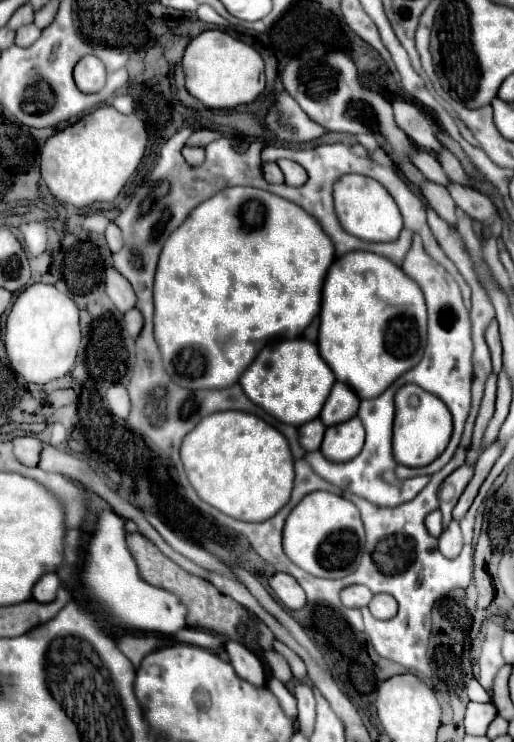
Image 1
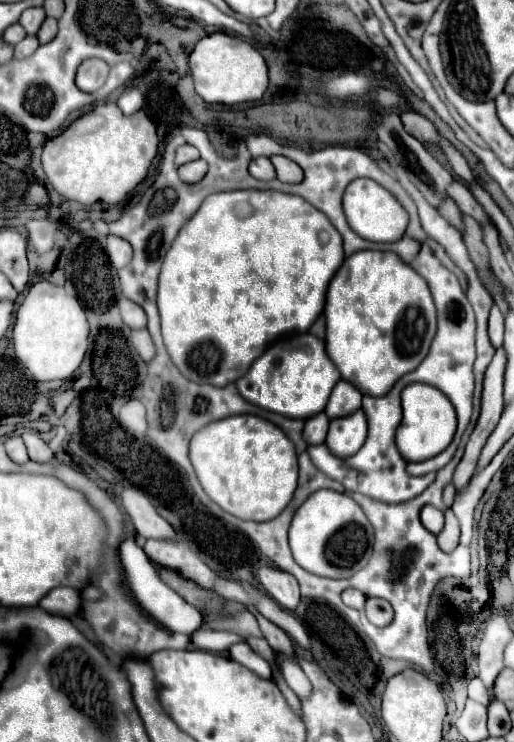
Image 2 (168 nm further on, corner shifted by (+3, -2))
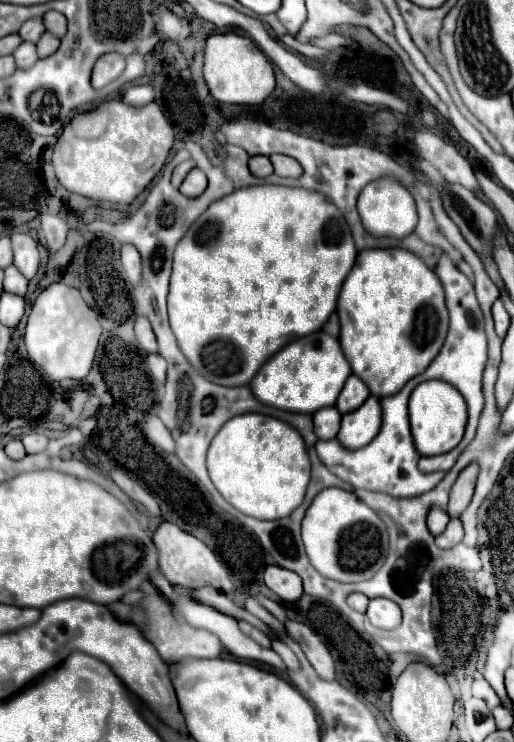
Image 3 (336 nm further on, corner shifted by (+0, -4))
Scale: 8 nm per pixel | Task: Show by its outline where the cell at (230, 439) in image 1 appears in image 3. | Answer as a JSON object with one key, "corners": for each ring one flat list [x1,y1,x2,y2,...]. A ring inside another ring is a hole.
{"corners":[[260,413,232,417,212,439,206,465,220,495,254,519,288,517,302,503,310,481,310,459,300,433,288,423]]}

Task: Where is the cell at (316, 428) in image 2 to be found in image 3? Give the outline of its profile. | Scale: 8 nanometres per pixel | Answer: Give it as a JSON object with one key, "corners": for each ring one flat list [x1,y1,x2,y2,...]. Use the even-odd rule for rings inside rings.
{"corners":[[336,407,320,409,320,413,314,413,314,433,318,439,334,439,340,429,340,413]]}

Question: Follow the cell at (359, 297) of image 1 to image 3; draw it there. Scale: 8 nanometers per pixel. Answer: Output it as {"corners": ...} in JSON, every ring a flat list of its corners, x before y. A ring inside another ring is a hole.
{"corners":[[364,249,346,277,336,313,340,319,340,345,352,367,352,373,360,377,374,397,388,397,402,389,406,381,424,373,424,369,438,355,446,331,448,311,444,305,444,291,432,269,424,265,420,257,406,249]]}

